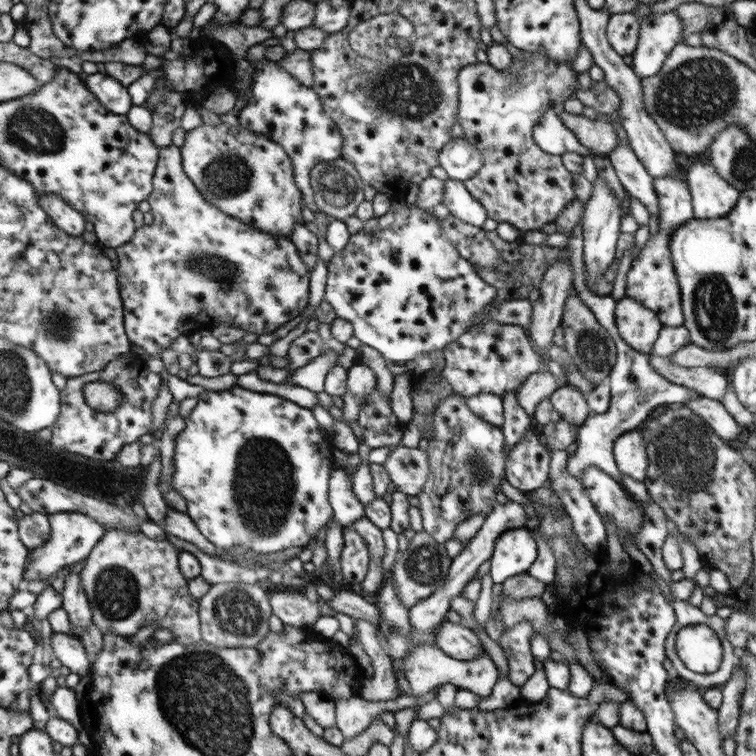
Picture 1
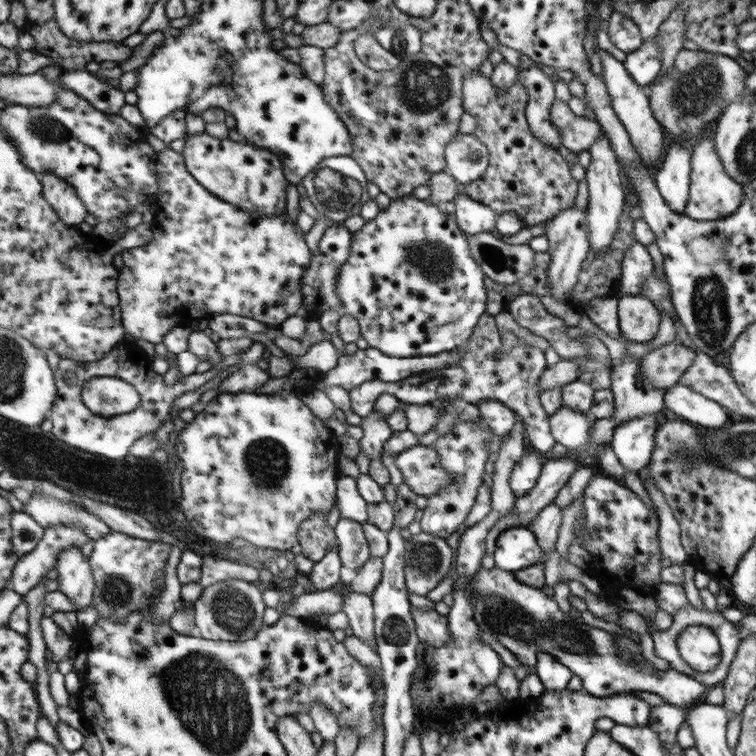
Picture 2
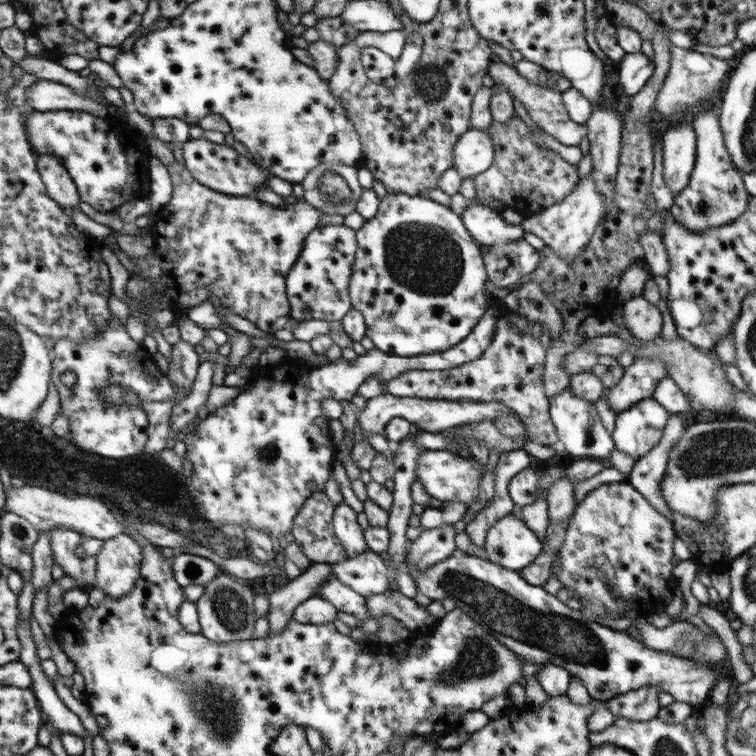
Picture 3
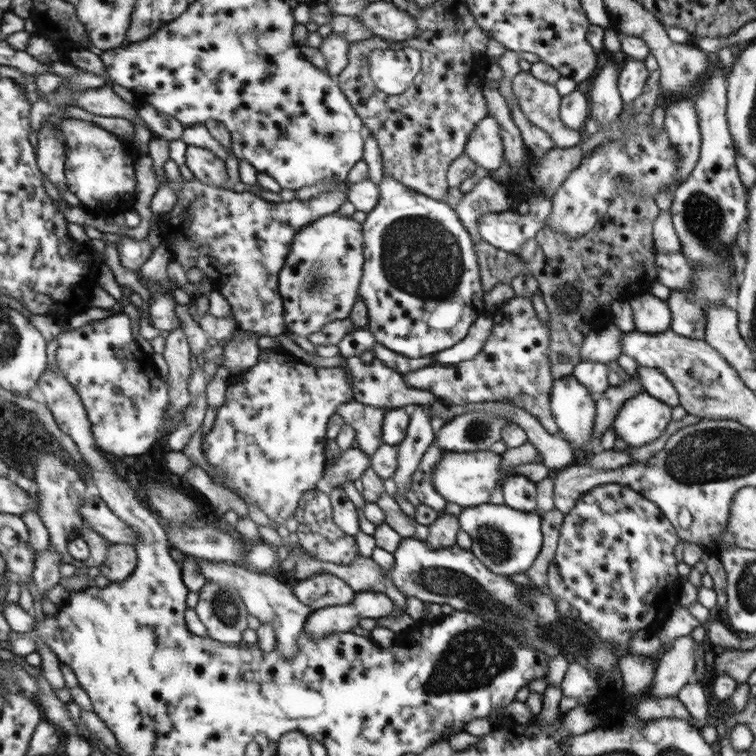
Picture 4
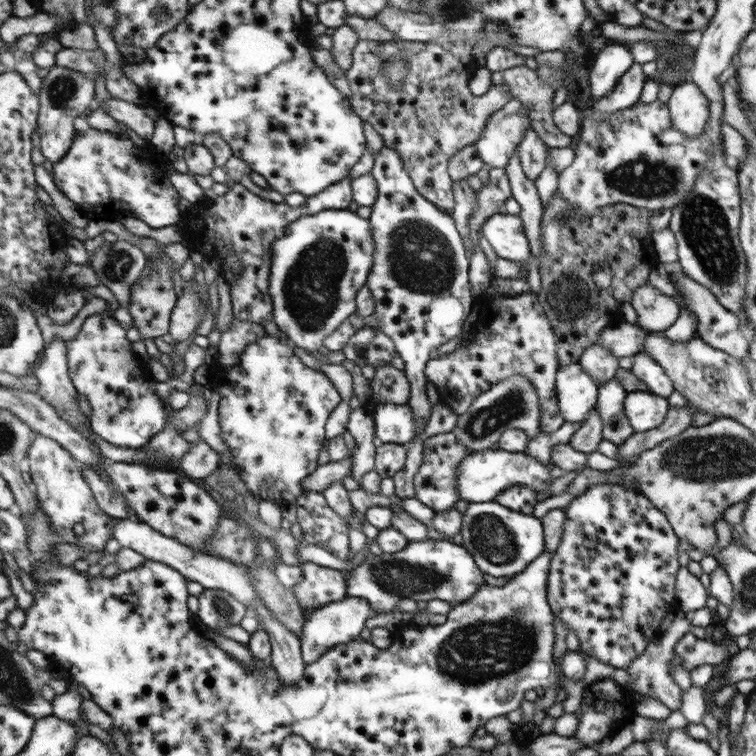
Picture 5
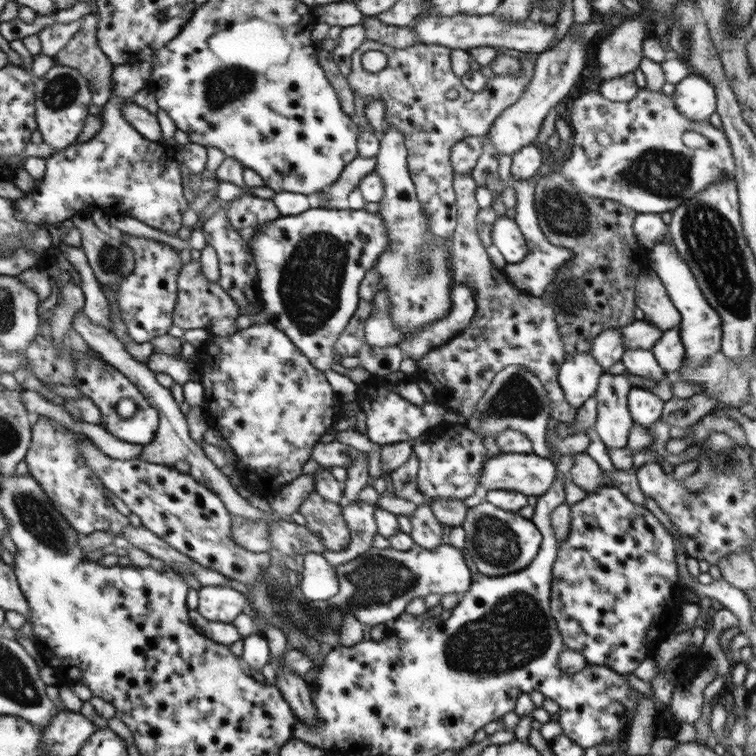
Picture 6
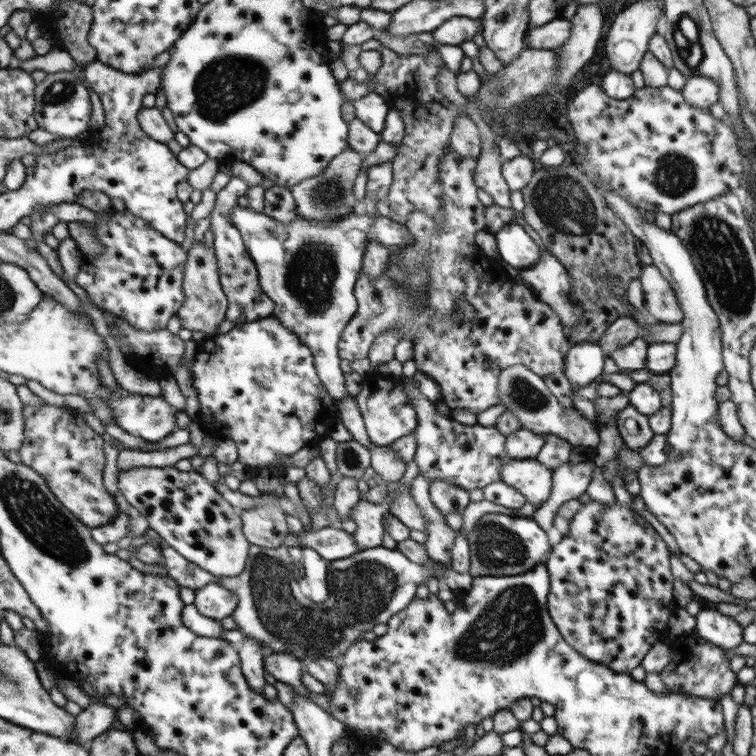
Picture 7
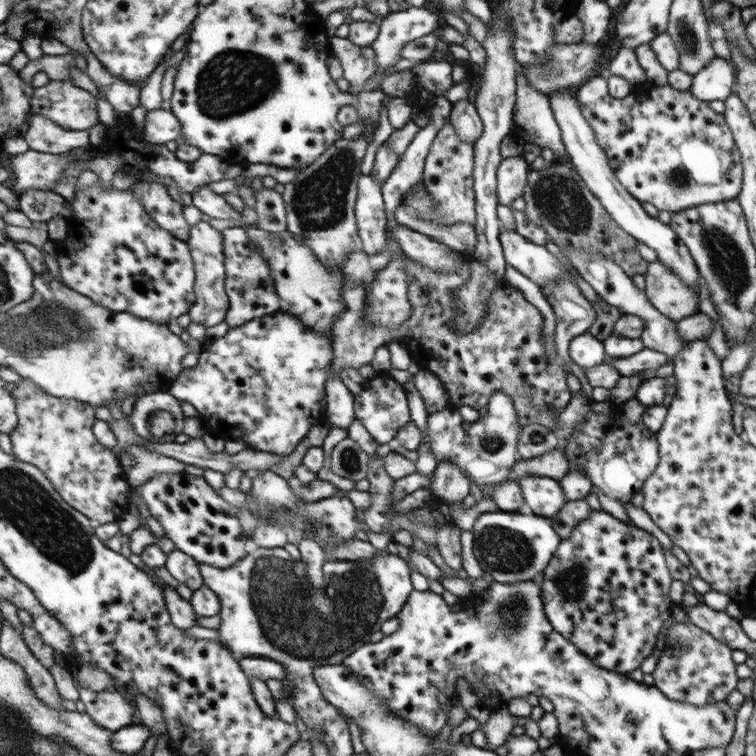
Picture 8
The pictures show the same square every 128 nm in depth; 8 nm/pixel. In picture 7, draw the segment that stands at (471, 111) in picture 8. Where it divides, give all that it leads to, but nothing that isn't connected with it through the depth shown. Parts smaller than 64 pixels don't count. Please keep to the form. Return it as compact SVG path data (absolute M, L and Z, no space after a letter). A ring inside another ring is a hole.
M471 113L455 117L455 130L451 134L451 147L456 153L477 158L481 153L480 129L472 121Z

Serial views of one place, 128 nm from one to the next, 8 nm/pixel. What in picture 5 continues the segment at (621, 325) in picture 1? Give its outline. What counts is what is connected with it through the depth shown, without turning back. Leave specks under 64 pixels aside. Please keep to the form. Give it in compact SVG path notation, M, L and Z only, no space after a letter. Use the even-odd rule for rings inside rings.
M649 283L639 286L631 304L638 313L637 325L652 334L667 331L681 316L676 298L667 296Z

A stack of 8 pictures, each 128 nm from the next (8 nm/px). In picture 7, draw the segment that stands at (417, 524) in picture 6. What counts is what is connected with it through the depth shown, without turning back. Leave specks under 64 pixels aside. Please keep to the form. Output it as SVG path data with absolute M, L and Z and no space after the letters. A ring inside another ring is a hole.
M418 473L411 484L411 495L426 517L426 552L434 562L452 562L452 546L456 530L446 523L444 515L432 504L429 495L430 481L424 473Z

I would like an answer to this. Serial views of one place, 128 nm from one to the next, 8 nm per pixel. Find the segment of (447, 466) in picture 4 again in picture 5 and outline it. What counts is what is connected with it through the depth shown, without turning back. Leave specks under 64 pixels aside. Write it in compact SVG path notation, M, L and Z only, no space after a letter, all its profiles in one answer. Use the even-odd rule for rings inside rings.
M485 449L469 455L458 468L456 474L456 487L460 493L460 499L468 503L494 501L508 488L526 486L534 492L546 490L550 482L550 468L541 464L536 458L524 453L512 453L498 449L496 451Z

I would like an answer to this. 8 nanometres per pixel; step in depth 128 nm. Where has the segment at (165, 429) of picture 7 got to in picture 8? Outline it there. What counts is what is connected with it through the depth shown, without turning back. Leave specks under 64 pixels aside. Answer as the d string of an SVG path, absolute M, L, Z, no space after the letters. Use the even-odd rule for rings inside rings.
M155 391L140 396L140 399L134 403L128 420L132 423L134 431L137 434L150 441L152 434L148 432L148 418L150 418L150 414L156 412L156 410L166 410L166 412L170 412L170 414L174 416L174 420L176 420L176 430L174 430L172 434L166 434L166 436L162 436L162 438L156 438L156 443L173 442L178 434L183 433L182 430L184 428L184 418L186 418L186 415L182 412L180 400L172 395L172 393L168 393L167 391Z

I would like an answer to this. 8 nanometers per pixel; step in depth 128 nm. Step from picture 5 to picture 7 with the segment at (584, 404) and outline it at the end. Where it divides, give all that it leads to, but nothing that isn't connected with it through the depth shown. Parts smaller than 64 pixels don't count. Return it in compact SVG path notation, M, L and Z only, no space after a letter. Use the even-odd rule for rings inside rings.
M598 343L571 344L567 353L565 374L573 387L586 387L603 375L607 356Z

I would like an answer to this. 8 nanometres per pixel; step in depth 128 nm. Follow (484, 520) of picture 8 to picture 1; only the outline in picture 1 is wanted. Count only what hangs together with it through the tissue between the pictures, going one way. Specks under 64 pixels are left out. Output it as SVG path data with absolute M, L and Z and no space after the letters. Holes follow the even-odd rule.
M530 527L504 531L491 555L490 576L494 583L504 583L511 576L529 571L538 556L538 542Z

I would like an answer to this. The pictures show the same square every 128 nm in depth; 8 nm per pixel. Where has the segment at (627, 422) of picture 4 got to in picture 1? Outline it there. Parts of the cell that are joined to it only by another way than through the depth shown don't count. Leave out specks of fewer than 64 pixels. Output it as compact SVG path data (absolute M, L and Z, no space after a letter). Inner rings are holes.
M637 428L620 434L613 449L619 472L634 480L643 481L649 464L646 446L644 437Z

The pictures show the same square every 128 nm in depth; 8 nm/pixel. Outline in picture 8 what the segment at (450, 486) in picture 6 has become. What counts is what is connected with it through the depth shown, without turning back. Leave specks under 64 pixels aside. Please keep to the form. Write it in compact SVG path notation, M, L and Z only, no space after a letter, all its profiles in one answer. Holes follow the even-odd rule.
M494 392L488 403L488 413L475 422L462 419L458 410L448 407L428 413L427 430L430 447L440 462L454 462L467 474L470 482L479 486L502 483L519 461L518 445L521 428L512 398L504 392Z

